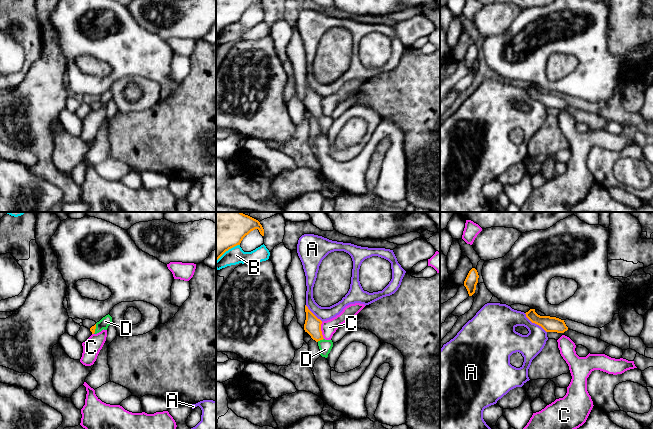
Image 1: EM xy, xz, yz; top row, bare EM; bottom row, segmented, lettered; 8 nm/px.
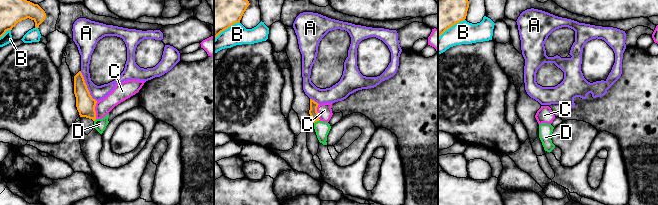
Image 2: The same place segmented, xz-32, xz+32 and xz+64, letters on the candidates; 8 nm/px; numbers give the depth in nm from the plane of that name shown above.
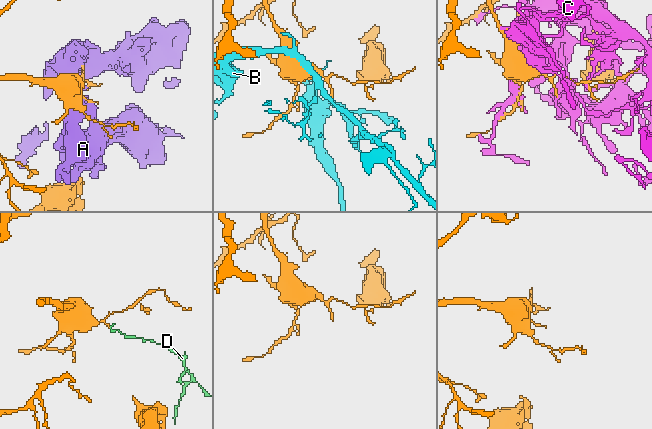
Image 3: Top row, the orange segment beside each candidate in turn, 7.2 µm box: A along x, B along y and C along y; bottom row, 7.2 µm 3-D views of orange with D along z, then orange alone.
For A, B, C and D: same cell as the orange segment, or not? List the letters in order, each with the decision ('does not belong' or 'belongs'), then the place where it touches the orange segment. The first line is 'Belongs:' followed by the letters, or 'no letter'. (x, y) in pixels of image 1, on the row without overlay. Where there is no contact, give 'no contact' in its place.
Belongs: D
A: does not belong; meets orange in yz at (535, 99)
B: does not belong; meets orange in xz at (227, 26)
C: does not belong; meets orange in xz at (320, 106)
D: belongs; meets orange in xz at (320, 115)

